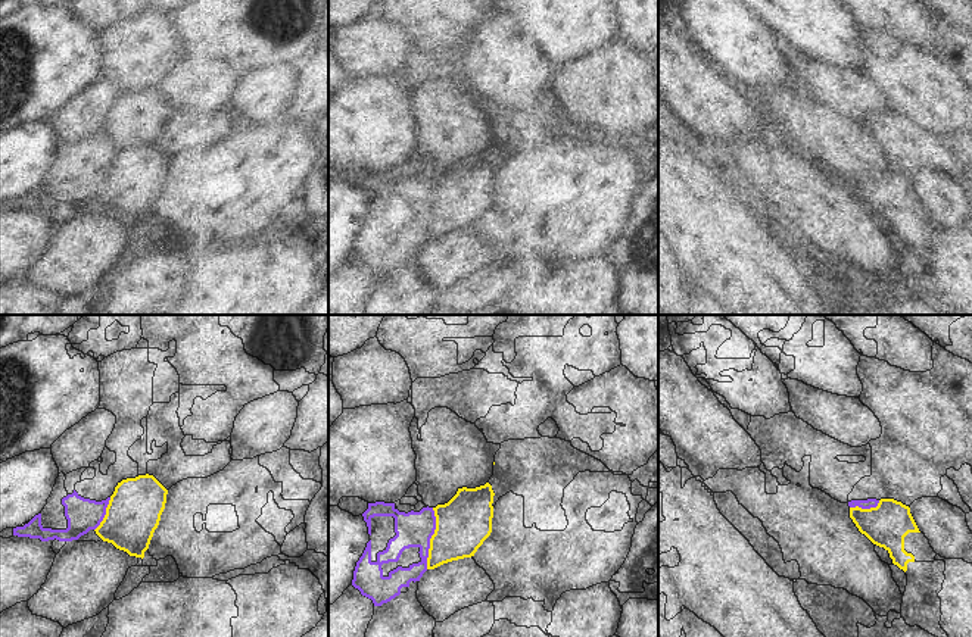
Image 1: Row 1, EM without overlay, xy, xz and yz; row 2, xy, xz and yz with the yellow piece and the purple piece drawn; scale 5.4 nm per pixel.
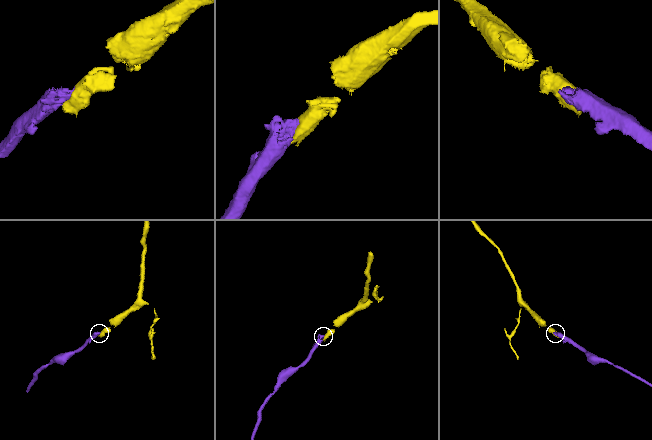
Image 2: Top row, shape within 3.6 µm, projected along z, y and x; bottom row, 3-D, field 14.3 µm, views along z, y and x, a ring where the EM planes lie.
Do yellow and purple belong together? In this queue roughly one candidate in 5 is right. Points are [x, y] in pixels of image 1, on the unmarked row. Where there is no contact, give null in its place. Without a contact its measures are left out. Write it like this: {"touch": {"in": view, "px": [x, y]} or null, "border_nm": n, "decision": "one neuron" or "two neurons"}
{"touch": {"in": "xz", "px": [430, 209]}, "border_nm": 340, "decision": "two neurons"}

